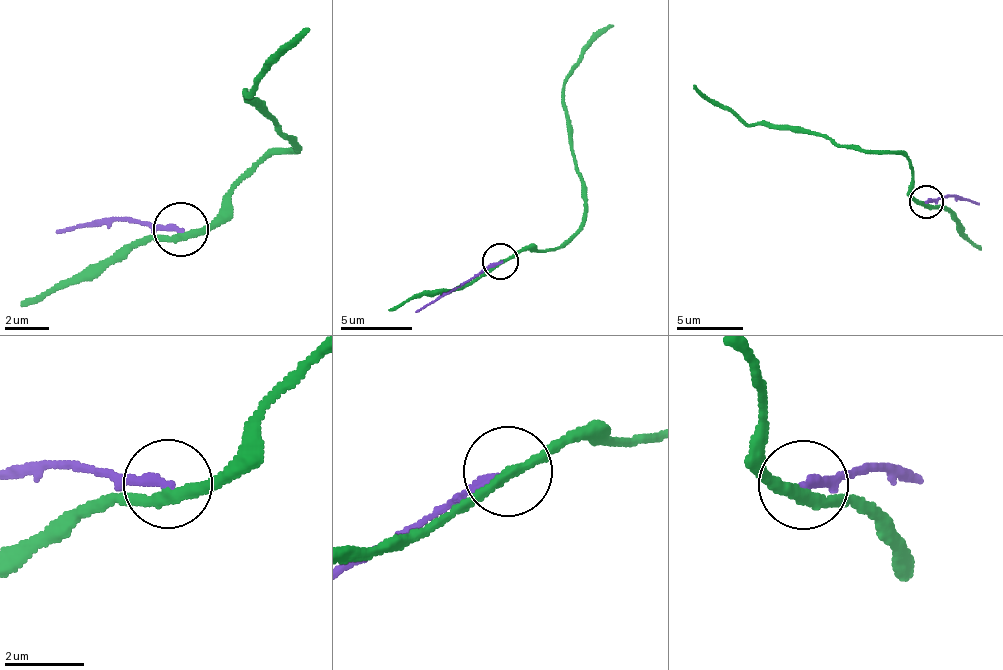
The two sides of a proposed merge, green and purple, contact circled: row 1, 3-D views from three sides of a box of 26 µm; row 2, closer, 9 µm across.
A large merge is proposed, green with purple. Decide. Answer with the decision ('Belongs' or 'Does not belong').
Does not belong

